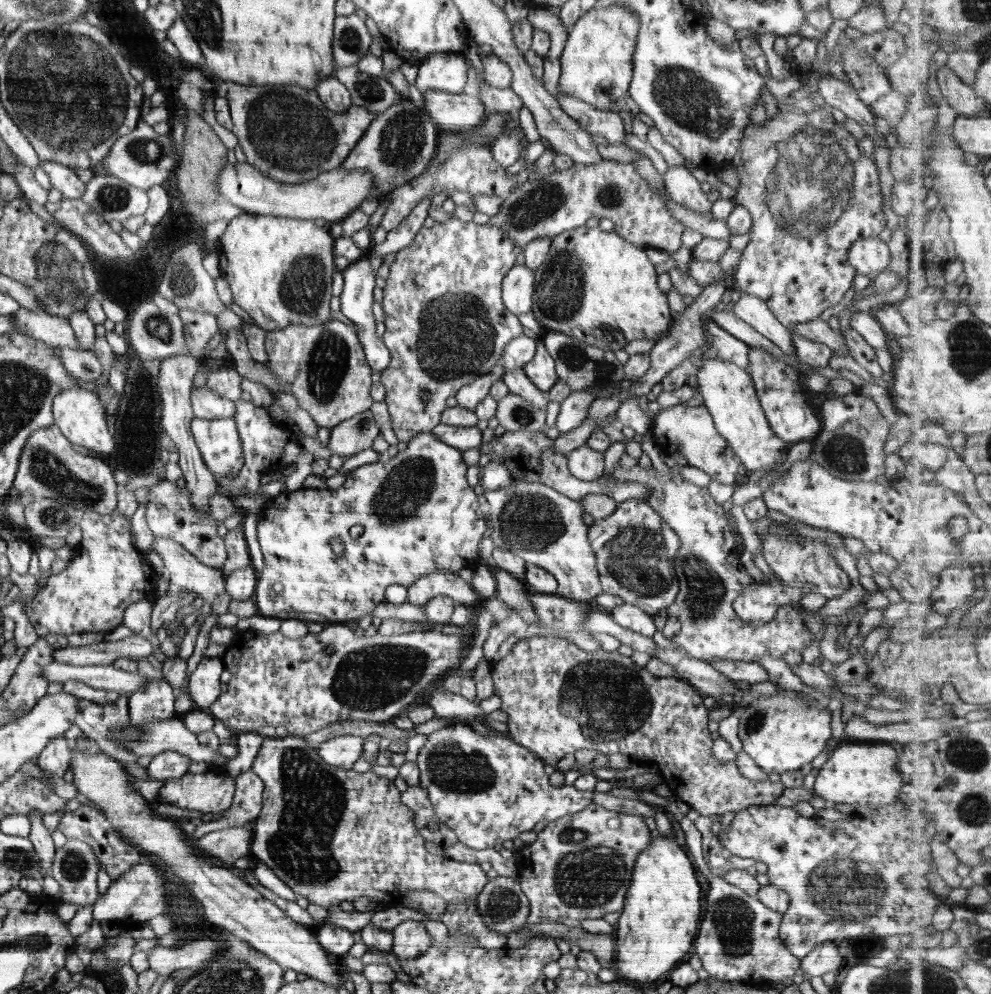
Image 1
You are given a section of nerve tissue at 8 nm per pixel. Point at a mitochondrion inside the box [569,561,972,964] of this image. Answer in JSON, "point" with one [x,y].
{"point":[839,885]}

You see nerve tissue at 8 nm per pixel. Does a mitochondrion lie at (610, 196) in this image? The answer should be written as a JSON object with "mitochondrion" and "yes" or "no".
{"mitochondrion":"yes"}

